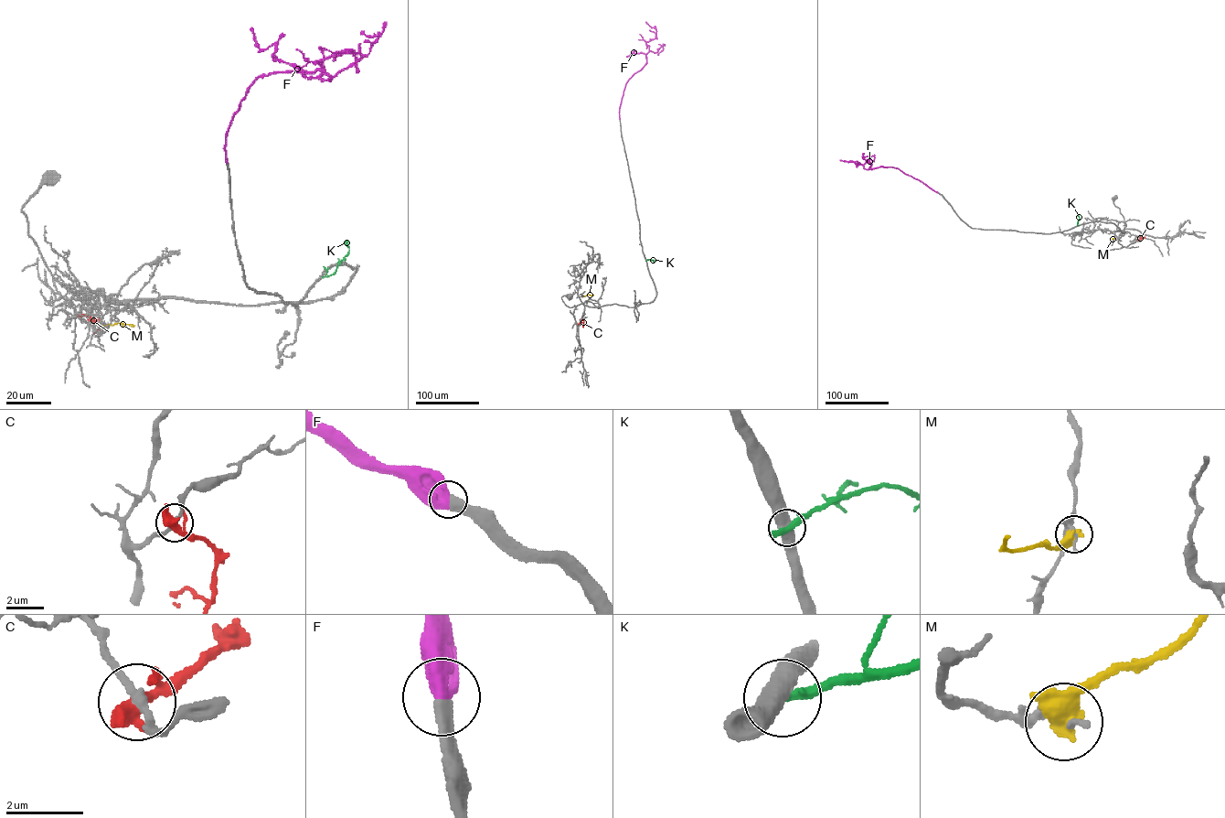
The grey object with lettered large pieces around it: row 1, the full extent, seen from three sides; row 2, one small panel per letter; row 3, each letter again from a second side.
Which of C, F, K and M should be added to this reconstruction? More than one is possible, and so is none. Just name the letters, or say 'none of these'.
F

